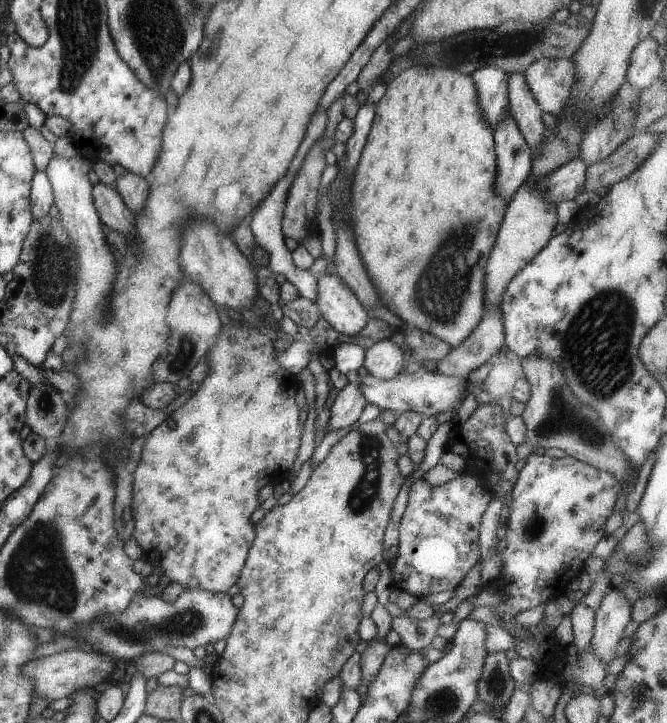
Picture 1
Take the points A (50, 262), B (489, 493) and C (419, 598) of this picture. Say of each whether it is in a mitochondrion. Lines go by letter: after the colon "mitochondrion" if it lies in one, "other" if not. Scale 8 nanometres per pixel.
A: mitochondrion
B: other
C: other

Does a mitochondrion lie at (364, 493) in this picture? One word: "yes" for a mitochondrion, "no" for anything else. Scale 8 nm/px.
yes

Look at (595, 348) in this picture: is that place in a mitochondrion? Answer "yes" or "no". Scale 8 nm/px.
yes

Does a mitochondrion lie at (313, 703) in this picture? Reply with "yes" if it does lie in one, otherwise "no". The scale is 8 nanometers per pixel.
no

